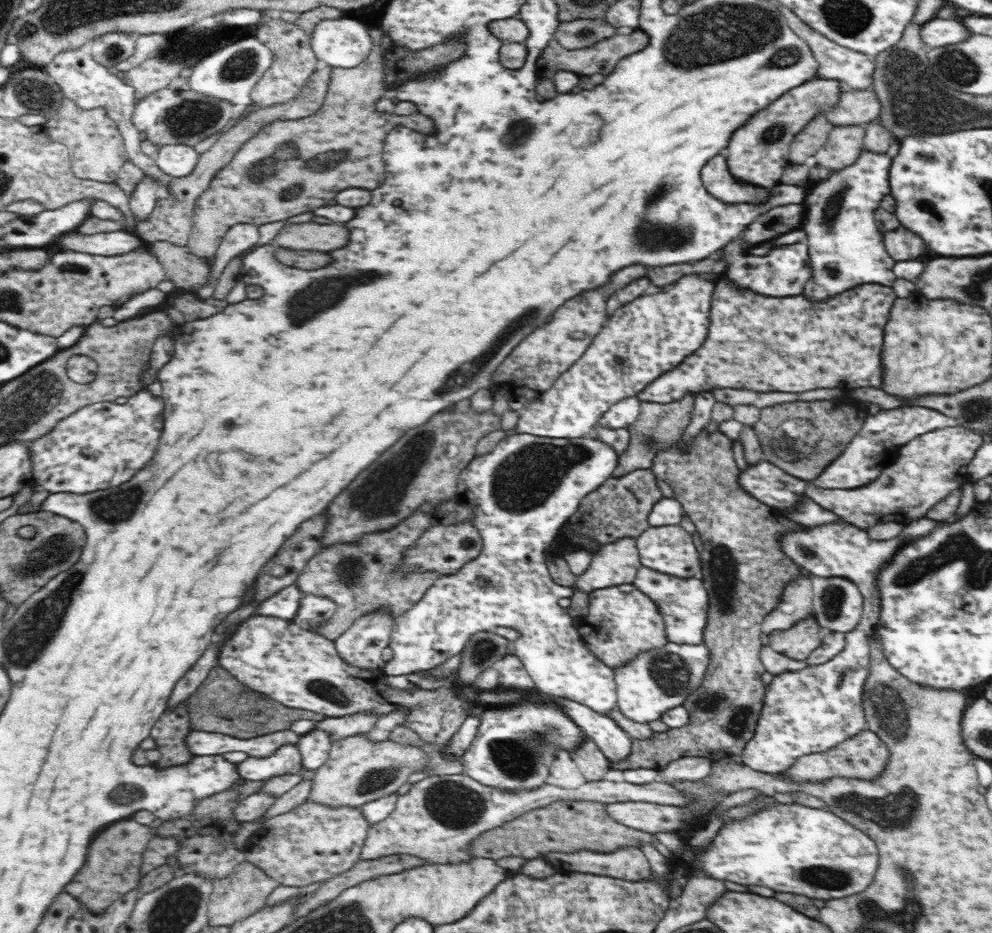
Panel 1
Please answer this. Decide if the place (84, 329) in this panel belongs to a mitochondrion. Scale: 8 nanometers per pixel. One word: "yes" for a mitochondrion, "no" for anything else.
no

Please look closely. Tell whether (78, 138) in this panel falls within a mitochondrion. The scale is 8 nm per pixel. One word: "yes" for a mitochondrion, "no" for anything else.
no

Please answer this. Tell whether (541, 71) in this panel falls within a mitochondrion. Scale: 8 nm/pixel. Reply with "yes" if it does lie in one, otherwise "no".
no

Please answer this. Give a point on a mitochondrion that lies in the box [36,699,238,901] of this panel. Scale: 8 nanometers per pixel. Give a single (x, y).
(112, 797)

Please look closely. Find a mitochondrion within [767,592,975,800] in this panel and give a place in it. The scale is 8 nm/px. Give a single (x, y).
(895, 714)

